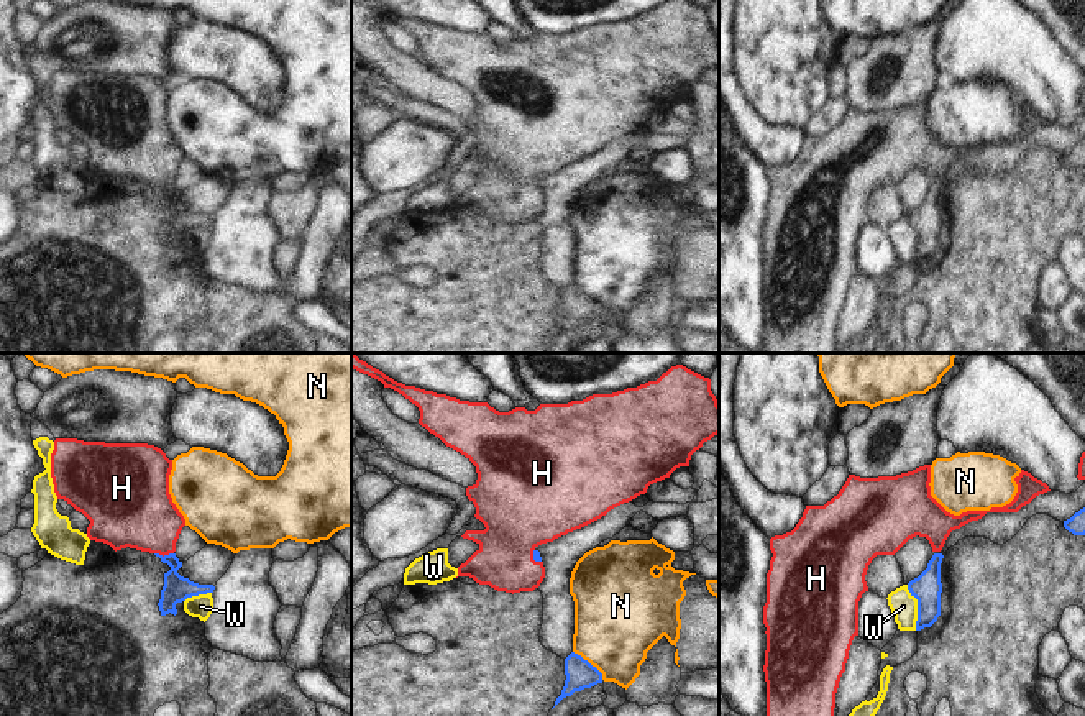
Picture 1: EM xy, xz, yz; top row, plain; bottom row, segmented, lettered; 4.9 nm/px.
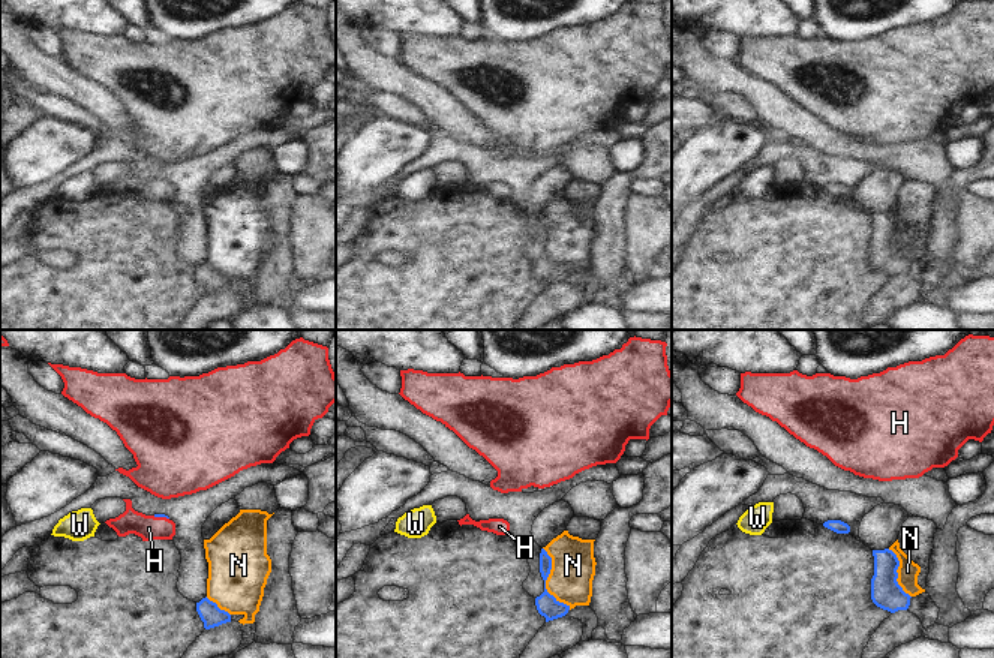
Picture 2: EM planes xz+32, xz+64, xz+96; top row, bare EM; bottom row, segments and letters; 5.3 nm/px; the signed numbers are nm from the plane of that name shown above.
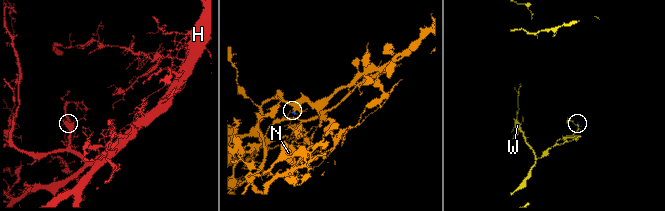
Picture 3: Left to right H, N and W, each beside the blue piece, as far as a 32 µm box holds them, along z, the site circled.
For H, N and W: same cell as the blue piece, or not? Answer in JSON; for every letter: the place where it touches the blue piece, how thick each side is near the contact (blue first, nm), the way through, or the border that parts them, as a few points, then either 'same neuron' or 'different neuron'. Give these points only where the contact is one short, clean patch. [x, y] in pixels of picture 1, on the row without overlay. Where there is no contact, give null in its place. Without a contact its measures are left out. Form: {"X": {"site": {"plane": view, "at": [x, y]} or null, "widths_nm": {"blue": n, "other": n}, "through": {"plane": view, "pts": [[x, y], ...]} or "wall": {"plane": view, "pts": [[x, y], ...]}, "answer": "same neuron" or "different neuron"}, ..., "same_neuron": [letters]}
{"H": {"site": {"plane": "xy", "at": [164, 188]}, "widths_nm": {"blue": 130, "other": 340}, "through": {"plane": "xy", "pts": [[176, 220], [173, 196], [164, 188], [156, 163], [138, 145]]}, "answer": "same neuron"}, "N": {"site": {"plane": "xz", "at": [588, 294]}, "widths_nm": {"blue": 140, "other": 420}, "answer": "different neuron"}, "W": {"site": {"plane": "yz", "at": [918, 240]}, "widths_nm": {"blue": 150, "other": 130}, "wall": {"plane": "yz", "pts": [[906, 217], [916, 232], [916, 261]]}, "answer": "different neuron"}, "same_neuron": ["H"]}

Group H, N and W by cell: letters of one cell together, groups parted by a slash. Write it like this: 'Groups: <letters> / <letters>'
Groups: H / N / W

